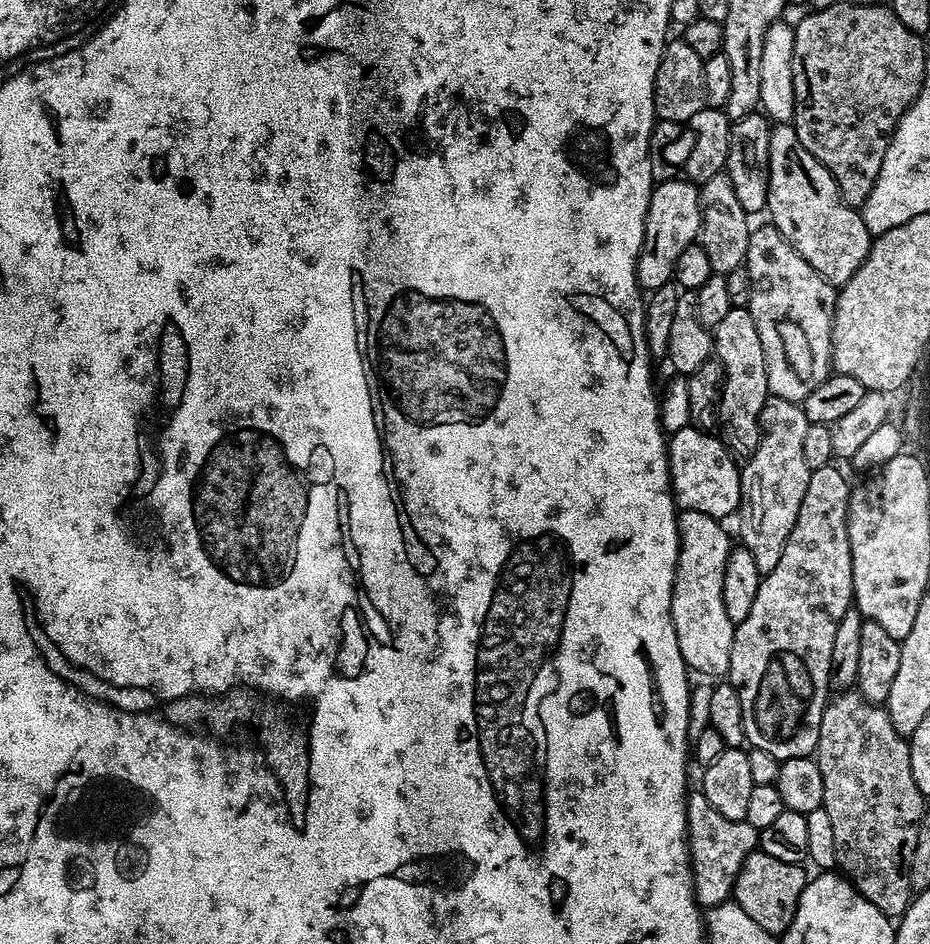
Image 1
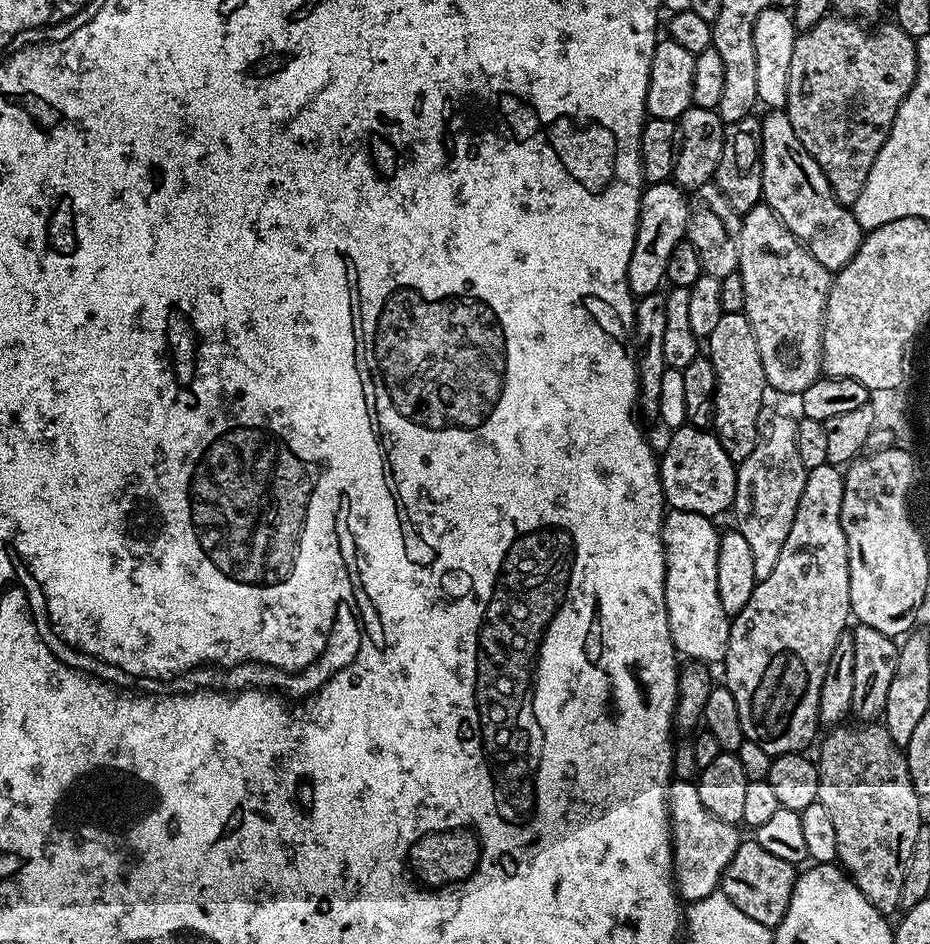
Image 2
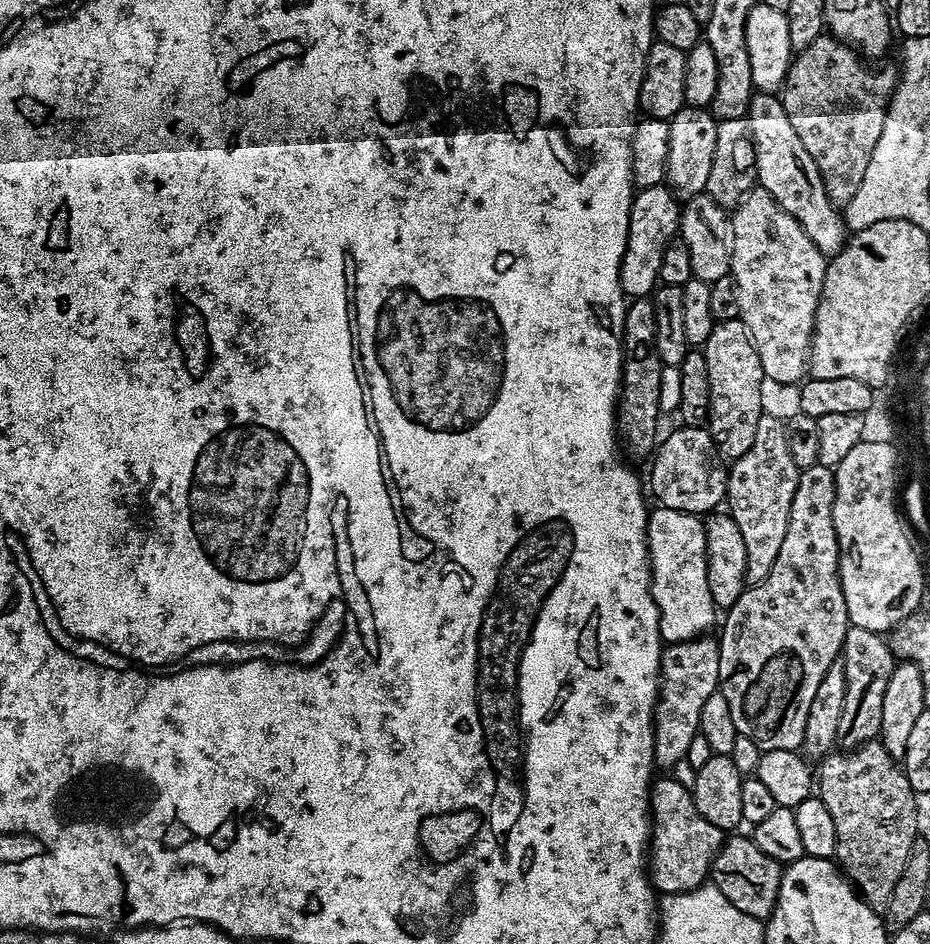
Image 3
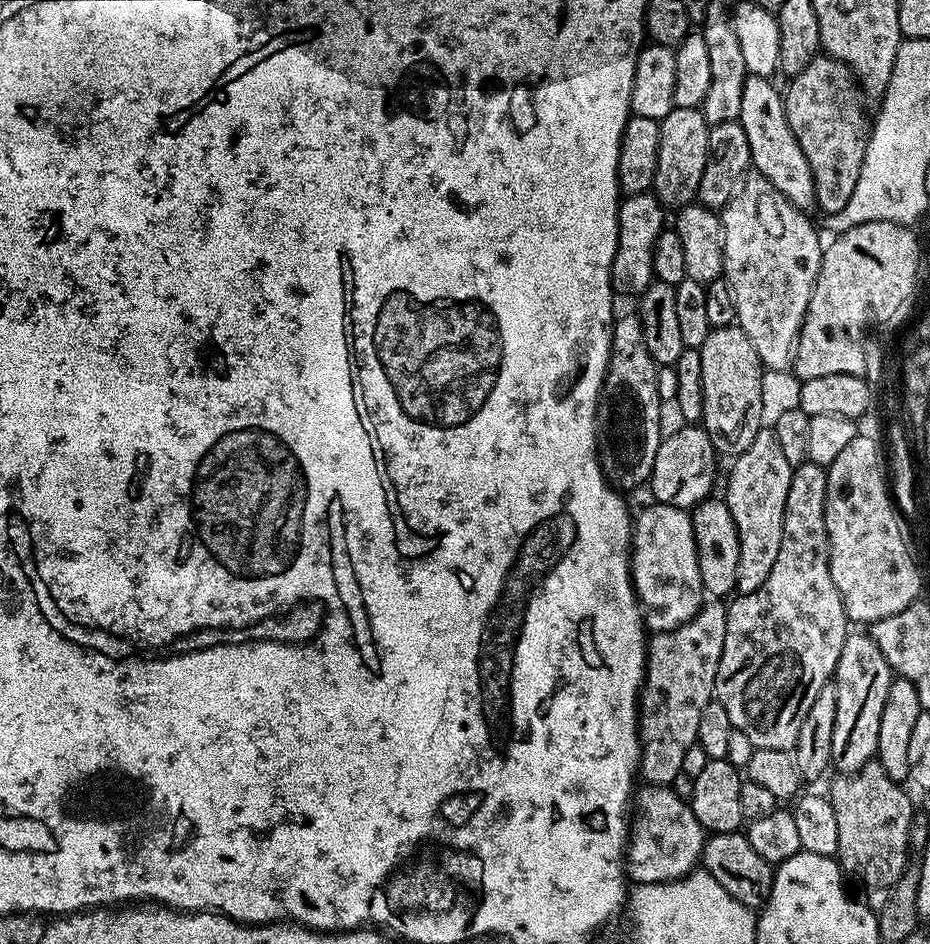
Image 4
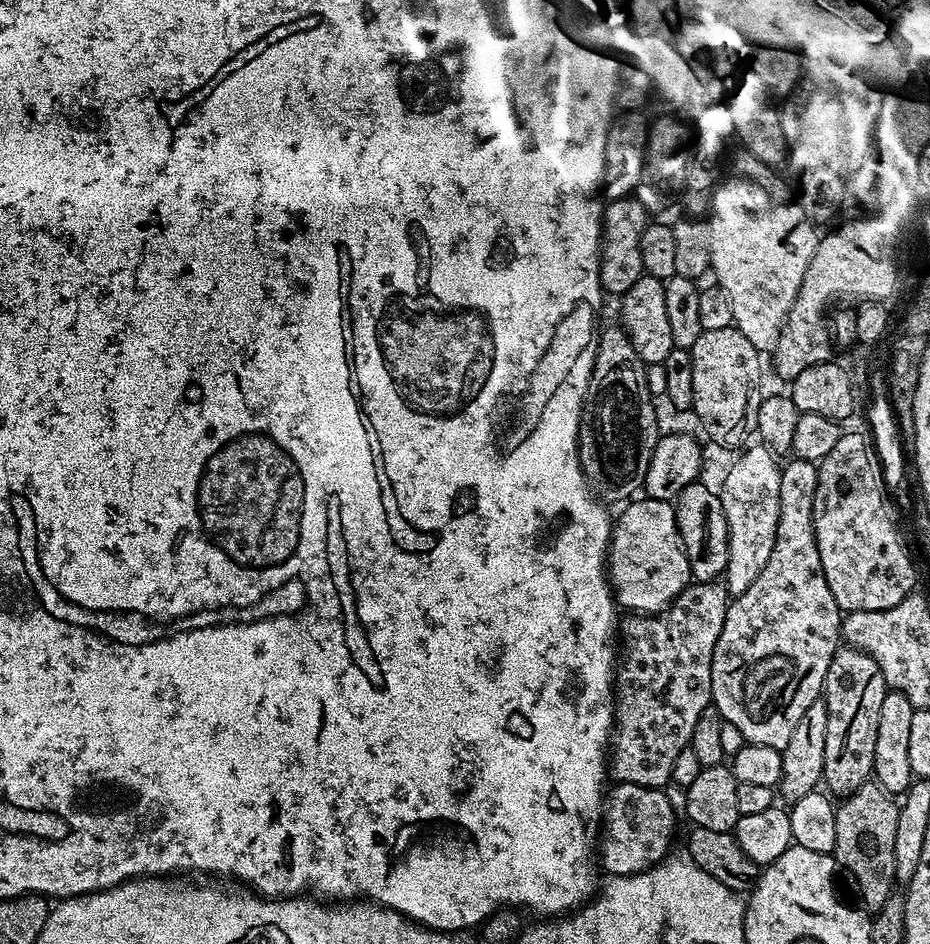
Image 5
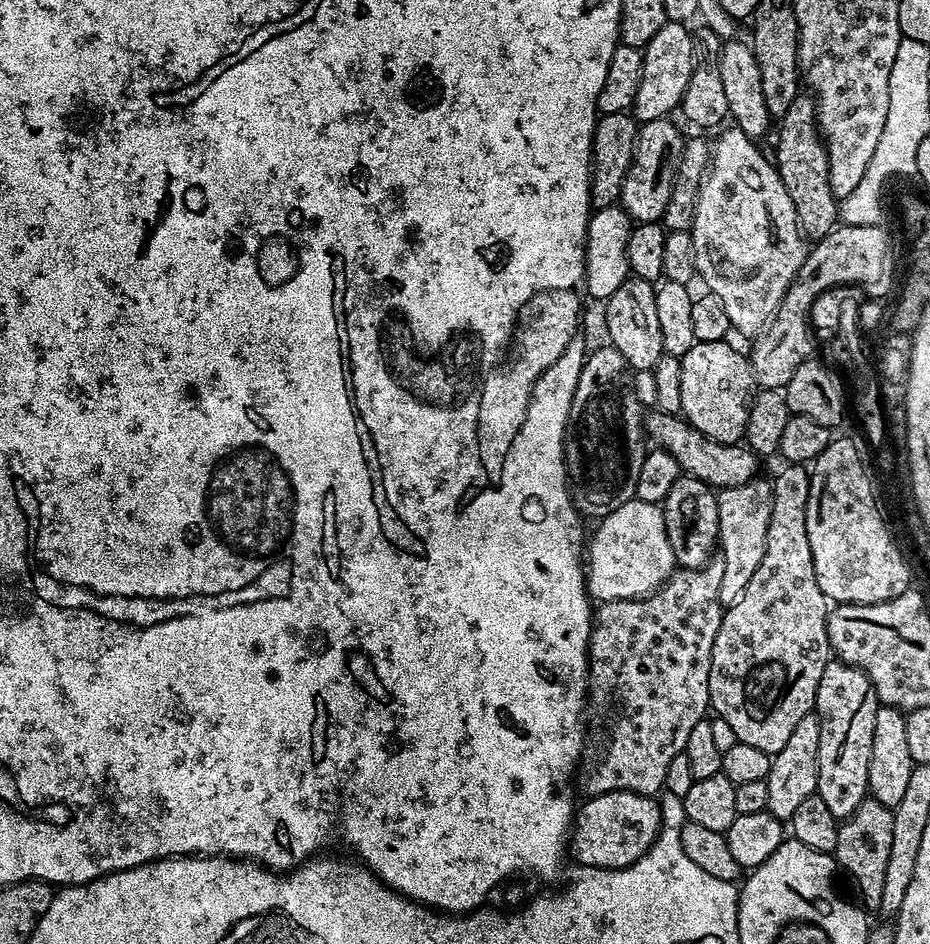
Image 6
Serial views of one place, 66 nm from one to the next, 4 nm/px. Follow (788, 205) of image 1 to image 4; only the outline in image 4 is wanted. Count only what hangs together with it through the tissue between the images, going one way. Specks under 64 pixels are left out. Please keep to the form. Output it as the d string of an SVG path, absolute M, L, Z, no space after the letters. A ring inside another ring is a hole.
M748 75L742 86L739 121L742 130L746 130L746 142L750 142L751 167L759 175L765 176L774 186L774 190L778 190L778 194L785 196L795 208L815 209L816 195L810 162L806 162L806 154L802 154L802 146L798 146L794 130L790 130L781 89L776 89L771 83L773 81L769 77Z

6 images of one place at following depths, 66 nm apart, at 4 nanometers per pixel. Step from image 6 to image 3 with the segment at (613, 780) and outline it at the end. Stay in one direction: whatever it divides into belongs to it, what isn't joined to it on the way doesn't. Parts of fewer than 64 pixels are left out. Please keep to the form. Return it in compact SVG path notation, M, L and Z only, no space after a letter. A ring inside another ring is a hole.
M705 634L681 644L670 644L660 653L660 695L656 698L654 713L654 764L657 769L670 770L684 759L686 750L690 750L690 742L694 742L699 733L702 706L706 698L710 698L710 694L719 689L720 645L710 637Z

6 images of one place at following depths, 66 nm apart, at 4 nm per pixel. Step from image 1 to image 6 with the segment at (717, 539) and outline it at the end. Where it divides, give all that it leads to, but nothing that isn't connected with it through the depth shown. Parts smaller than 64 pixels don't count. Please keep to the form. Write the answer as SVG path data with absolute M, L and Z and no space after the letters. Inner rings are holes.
M632 499L609 516L599 521L596 533L591 533L590 543L586 548L586 587L593 601L605 600L641 600L656 592L668 580L678 565L674 558L674 550L670 550L670 538L666 538L666 518L661 505Z

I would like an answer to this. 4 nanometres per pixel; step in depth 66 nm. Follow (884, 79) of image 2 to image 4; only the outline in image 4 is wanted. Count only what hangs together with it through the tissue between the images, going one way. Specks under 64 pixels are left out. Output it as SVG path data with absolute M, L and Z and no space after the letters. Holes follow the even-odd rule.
M818 54L801 72L787 81L788 92L783 93L786 118L790 122L790 130L794 130L794 138L798 138L798 146L802 146L802 154L806 154L806 162L810 162L810 170L814 178L814 194L816 208L821 213L837 212L850 202L850 194L854 194L854 186L858 186L858 174L862 170L864 151L868 145L870 120L864 117L864 108L860 105L862 92L854 79L854 73L841 60L834 60L827 54Z

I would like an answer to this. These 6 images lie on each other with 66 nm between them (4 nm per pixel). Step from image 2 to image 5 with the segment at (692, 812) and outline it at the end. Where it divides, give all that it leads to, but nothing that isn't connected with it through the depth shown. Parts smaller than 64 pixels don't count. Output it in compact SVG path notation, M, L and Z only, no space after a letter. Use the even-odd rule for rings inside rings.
M617 783L616 789L609 791L602 813L602 831L598 837L598 864L608 871L609 877L633 876L645 872L660 863L665 856L673 851L672 839L676 836L676 816L678 809L672 805L664 788L647 788L633 784Z

